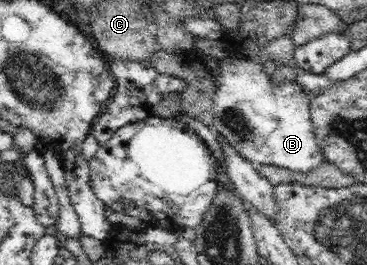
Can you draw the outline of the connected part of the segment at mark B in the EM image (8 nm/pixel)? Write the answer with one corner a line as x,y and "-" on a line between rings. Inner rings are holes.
228,56
221,61
216,80
212,126
238,155
248,161
302,173
312,172
326,163
310,120
311,97
298,82
277,85
271,82
271,71
266,64

